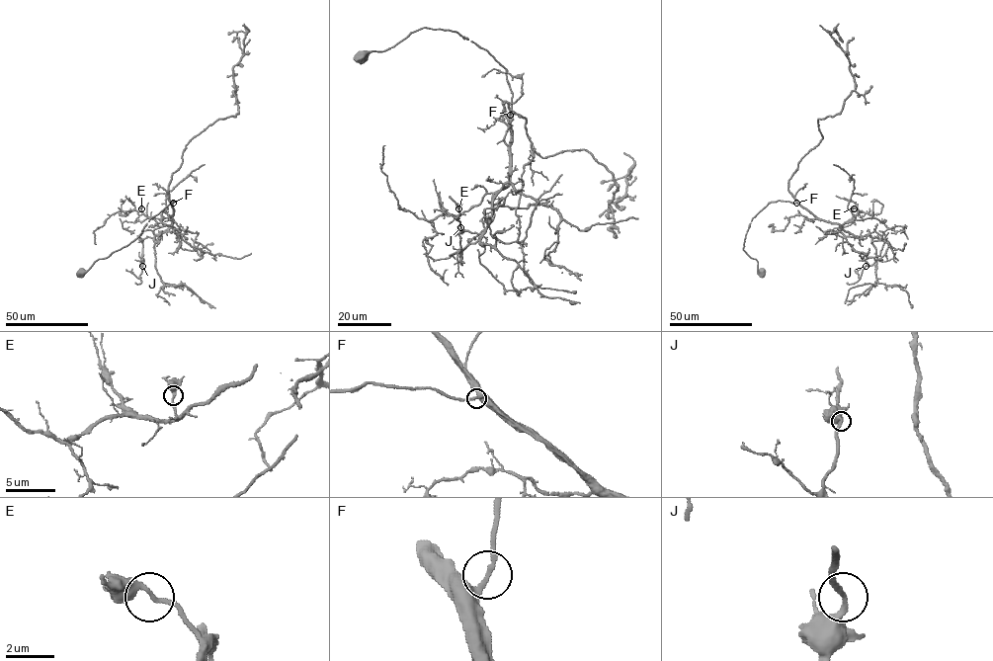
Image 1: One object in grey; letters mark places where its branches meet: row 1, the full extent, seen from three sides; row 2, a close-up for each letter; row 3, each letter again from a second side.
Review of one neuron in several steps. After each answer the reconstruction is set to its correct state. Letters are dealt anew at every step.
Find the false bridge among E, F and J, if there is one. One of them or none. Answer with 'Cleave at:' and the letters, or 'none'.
Cleave at: none

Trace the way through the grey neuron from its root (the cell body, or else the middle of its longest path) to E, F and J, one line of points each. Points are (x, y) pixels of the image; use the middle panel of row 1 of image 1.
E: (363, 57), (429, 28), (456, 32), (506, 69), (512, 94), (508, 184), (461, 214), (458, 208)
F: (363, 57), (372, 51), (384, 51), (423, 28), (456, 32), (485, 49), (506, 69), (512, 94), (510, 115)
J: (363, 57), (429, 28), (456, 32), (506, 69), (510, 182), (461, 264), (460, 227)

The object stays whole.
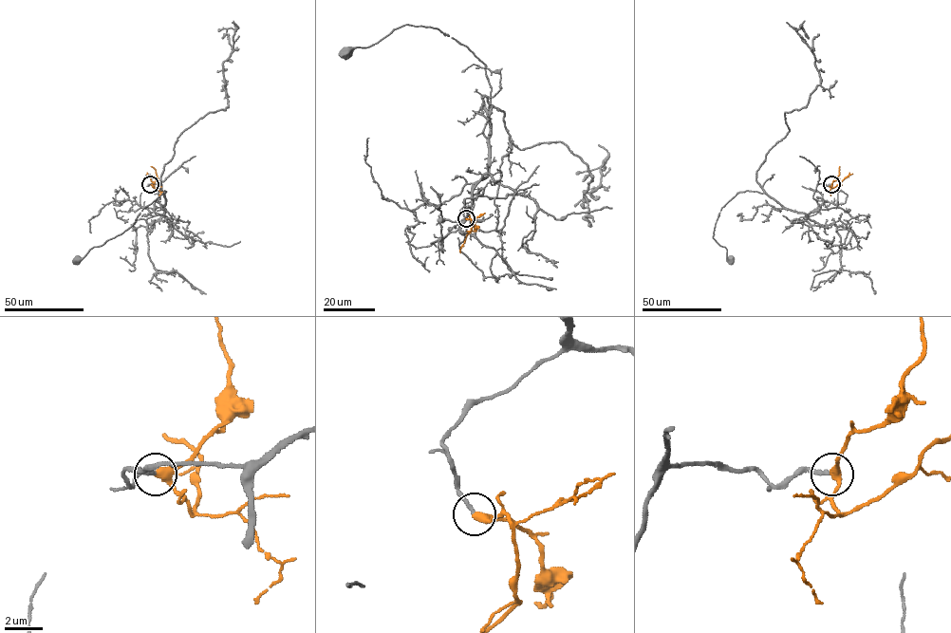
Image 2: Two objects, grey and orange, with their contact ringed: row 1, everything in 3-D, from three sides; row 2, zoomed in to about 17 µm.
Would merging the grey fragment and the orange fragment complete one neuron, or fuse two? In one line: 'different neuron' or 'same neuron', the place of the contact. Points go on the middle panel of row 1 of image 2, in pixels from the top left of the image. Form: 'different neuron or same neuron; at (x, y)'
same neuron; at (466, 218)

